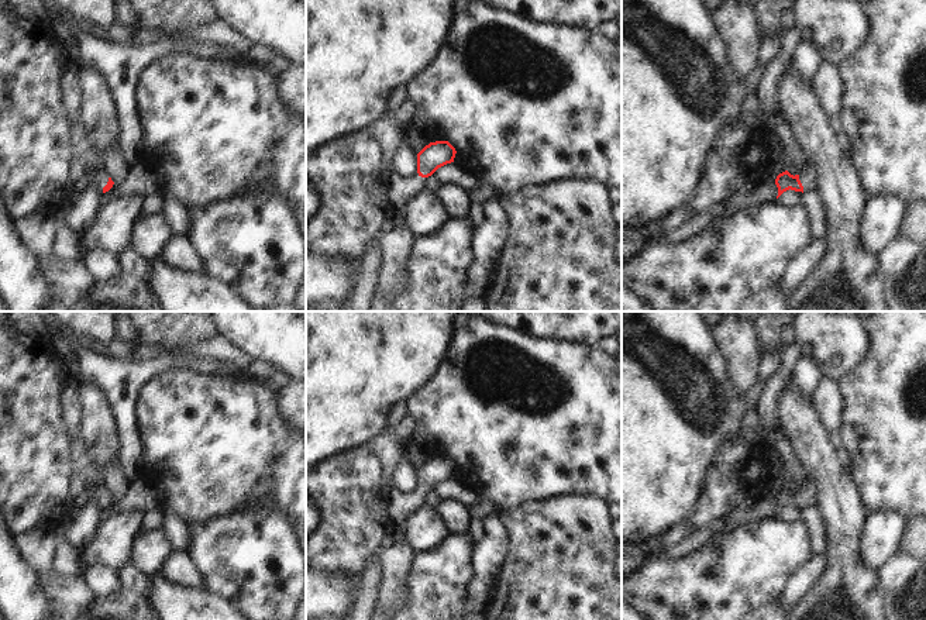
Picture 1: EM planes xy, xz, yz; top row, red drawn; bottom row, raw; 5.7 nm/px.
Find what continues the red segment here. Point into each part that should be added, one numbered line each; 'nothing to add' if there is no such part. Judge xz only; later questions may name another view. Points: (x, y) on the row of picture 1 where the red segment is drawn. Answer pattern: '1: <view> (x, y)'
1: xz (395, 245)

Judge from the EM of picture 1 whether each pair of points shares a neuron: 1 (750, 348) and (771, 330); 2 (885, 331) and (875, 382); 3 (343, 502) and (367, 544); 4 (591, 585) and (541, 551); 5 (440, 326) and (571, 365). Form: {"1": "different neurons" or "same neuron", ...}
{"1": "different neurons", "2": "same neuron", "3": "same neuron", "4": "same neuron", "5": "different neurons"}

